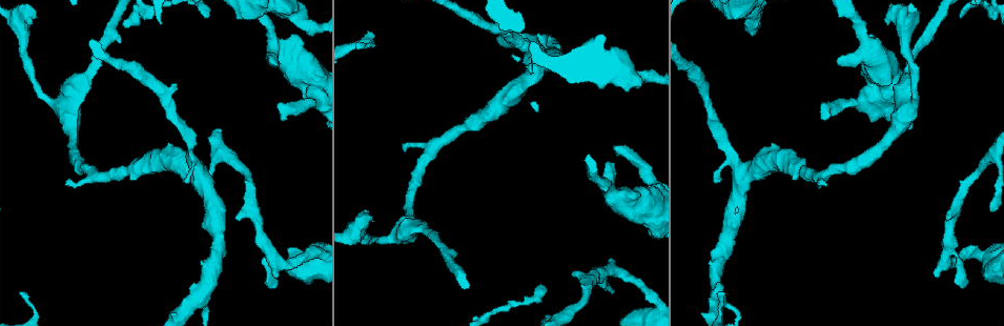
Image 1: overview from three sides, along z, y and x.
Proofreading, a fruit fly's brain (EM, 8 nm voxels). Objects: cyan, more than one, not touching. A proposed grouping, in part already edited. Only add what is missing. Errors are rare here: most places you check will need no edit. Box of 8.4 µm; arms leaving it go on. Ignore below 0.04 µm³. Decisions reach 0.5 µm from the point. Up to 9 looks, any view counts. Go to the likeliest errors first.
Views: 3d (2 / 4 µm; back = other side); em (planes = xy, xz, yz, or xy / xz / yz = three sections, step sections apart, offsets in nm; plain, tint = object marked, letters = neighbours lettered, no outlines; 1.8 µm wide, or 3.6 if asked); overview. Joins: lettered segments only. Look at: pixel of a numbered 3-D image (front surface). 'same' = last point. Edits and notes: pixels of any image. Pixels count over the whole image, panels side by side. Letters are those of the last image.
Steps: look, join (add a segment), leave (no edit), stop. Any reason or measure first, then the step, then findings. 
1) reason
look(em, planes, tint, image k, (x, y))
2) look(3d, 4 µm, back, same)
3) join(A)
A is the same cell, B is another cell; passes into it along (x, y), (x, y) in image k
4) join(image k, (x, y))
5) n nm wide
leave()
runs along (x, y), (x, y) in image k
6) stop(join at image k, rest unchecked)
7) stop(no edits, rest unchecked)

branch stops here
look(3d, 2 µm, image 1, (821, 119))

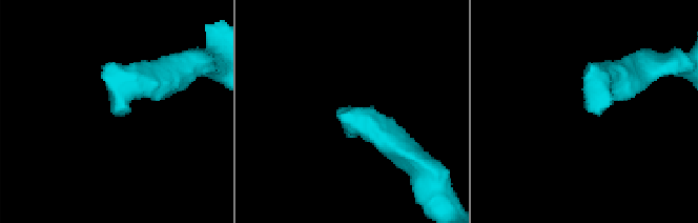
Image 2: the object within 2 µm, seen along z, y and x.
need the tissue
look(em, yz, step 4, letters, image 2, (116, 111))

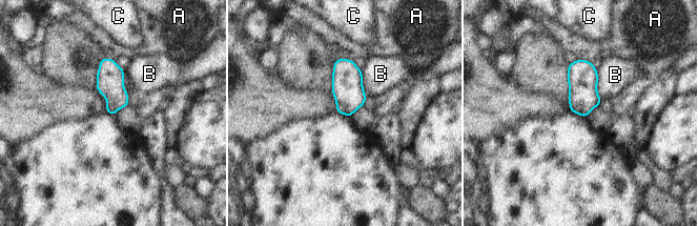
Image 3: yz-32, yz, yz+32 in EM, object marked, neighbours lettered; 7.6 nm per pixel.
leave()
A, B and C are other cells; border along (596, 69), (597, 94), (601, 100) in image 3; no lettered segment goes on from it

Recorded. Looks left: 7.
an open end
look(em, planes, letters, image 1, (720, 181))

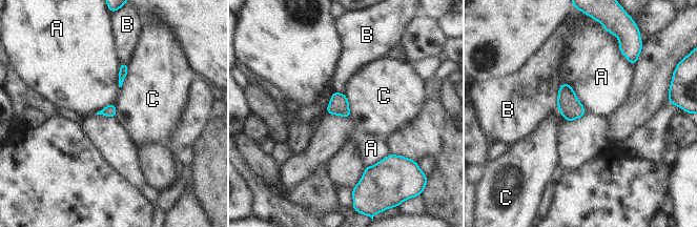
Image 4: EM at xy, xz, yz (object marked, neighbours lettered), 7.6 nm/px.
leave()
A, B and C are other cells; border along (344, 94), (351, 117) in image 4; none of them fits

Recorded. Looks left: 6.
branch stops here
look(3d, 2 µm, image 1, (273, 284))

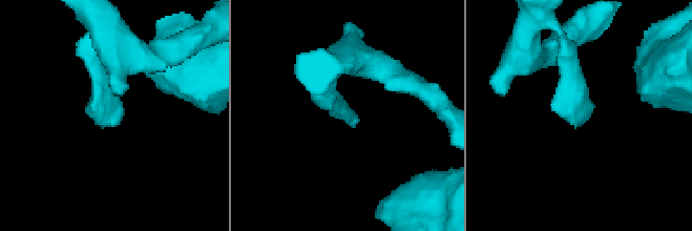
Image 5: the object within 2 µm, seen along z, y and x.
look(em, planes, letters, image 5, (113, 119))

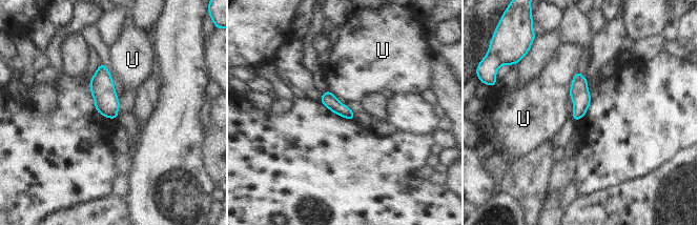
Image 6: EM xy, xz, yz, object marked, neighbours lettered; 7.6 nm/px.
leave()
U is another cell; border along (578, 69), (573, 76), (569, 97) in image 6; none of them fits

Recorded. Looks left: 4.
free end
look(3d, 4 µm, image 1, (573, 272))

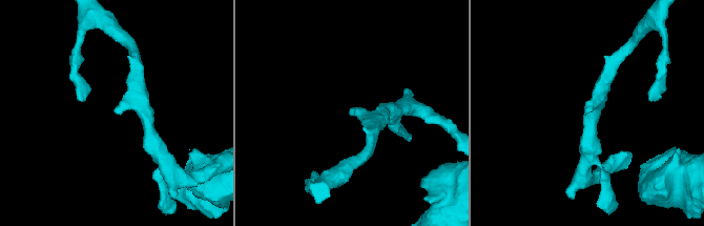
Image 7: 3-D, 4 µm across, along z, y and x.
look(em, xy, step 16, tint, image 7, (586, 114))

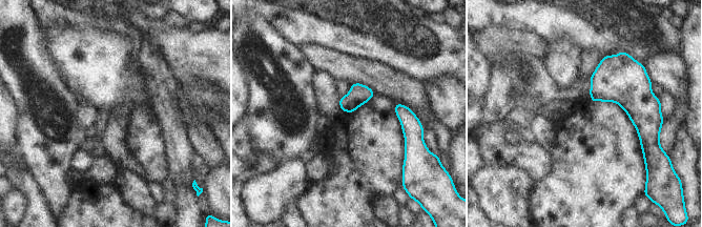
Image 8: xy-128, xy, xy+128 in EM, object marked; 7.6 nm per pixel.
cut it another way
look(em, planes, letters, same)

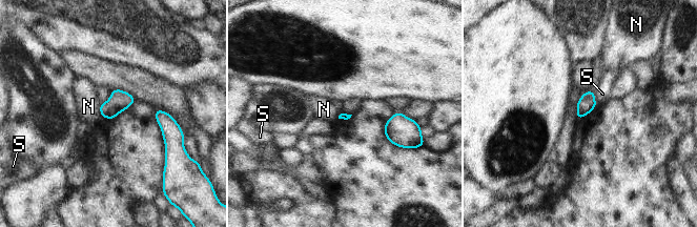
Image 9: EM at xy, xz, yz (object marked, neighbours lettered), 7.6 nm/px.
leave()
N and S are other cells; border along (100, 104), (100, 114), (103, 117) in image 9; no lettered segment goes on from it

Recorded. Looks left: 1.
stop(no edits, rest unchecked)

